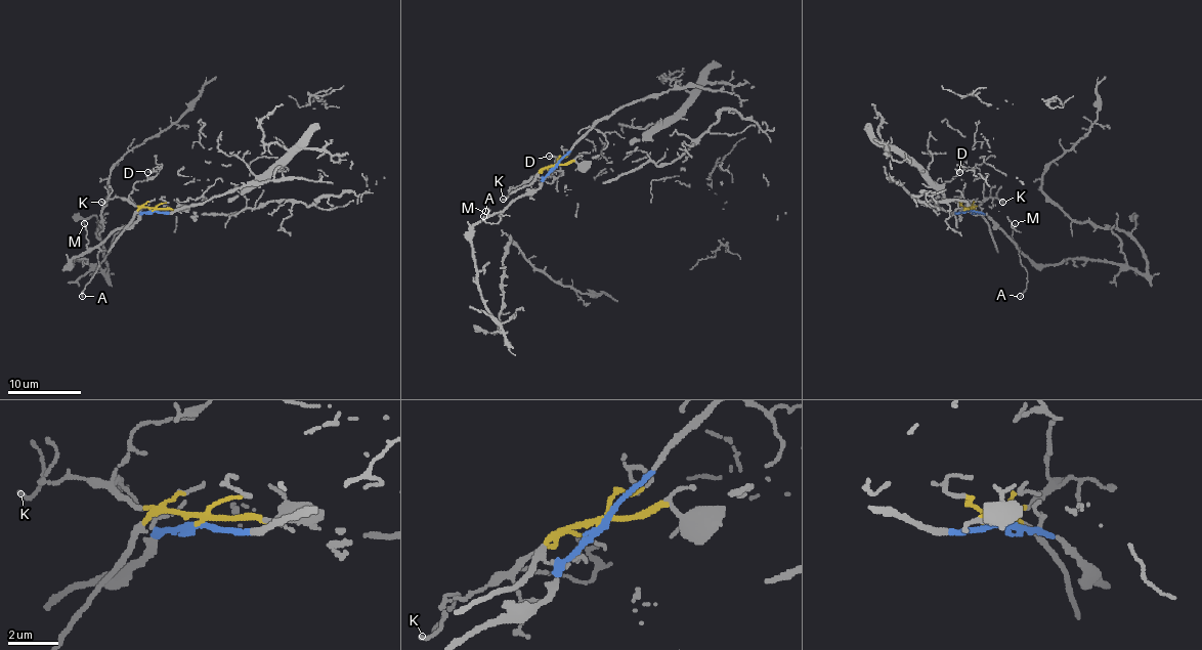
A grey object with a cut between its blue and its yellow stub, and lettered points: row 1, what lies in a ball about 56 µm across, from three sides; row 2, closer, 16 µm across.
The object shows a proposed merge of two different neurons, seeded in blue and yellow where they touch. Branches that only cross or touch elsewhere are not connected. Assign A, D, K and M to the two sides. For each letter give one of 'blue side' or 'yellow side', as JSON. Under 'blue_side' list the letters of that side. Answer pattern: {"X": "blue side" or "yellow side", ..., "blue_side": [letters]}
{"A": "blue side", "D": "yellow side", "K": "yellow side", "M": "blue side", "blue_side": ["A", "M"]}

